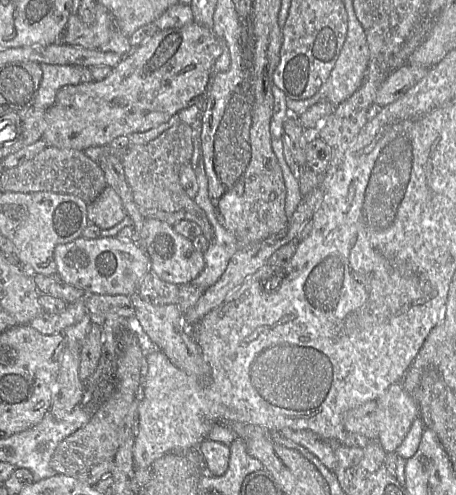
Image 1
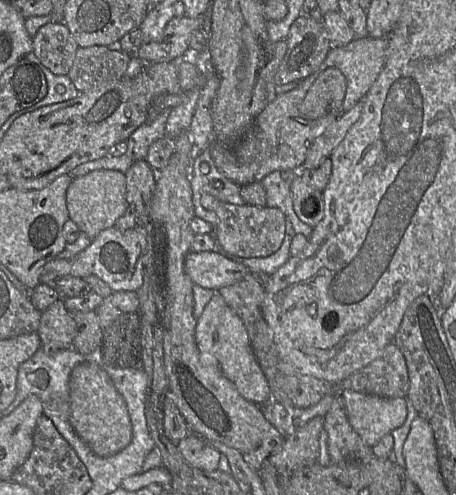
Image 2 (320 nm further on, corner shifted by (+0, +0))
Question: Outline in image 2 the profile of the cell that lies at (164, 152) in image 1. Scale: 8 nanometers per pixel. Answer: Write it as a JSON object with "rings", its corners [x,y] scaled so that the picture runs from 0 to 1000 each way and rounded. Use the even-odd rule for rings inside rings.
{"rings":[[[546,549],[524,570],[482,582],[478,590],[496,612],[533,648],[546,679],[546,691],[555,713],[588,770],[594,788],[594,808],[621,818],[671,824],[691,818],[717,798],[748,798],[746,774],[728,774],[678,758],[662,758],[632,731],[623,729],[599,687],[596,669],[590,663],[579,636],[579,608],[590,586],[594,556],[579,549]]]}

